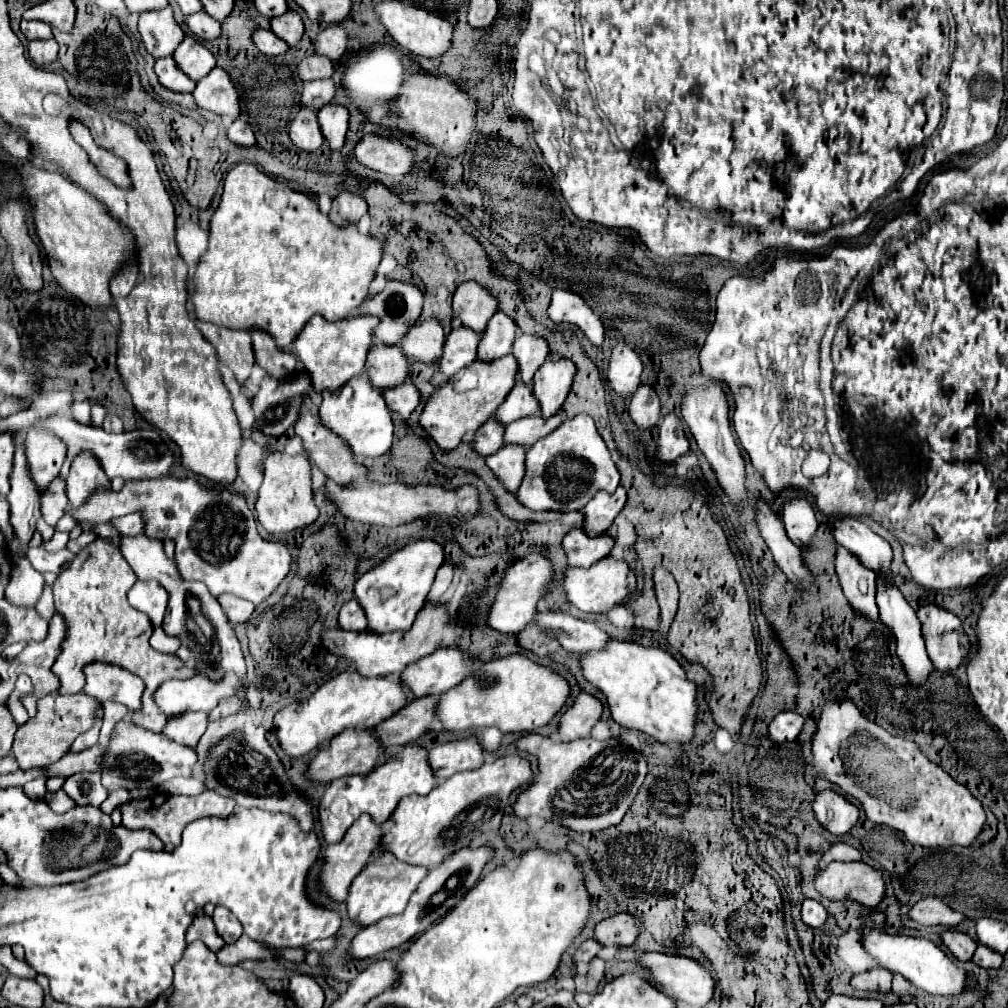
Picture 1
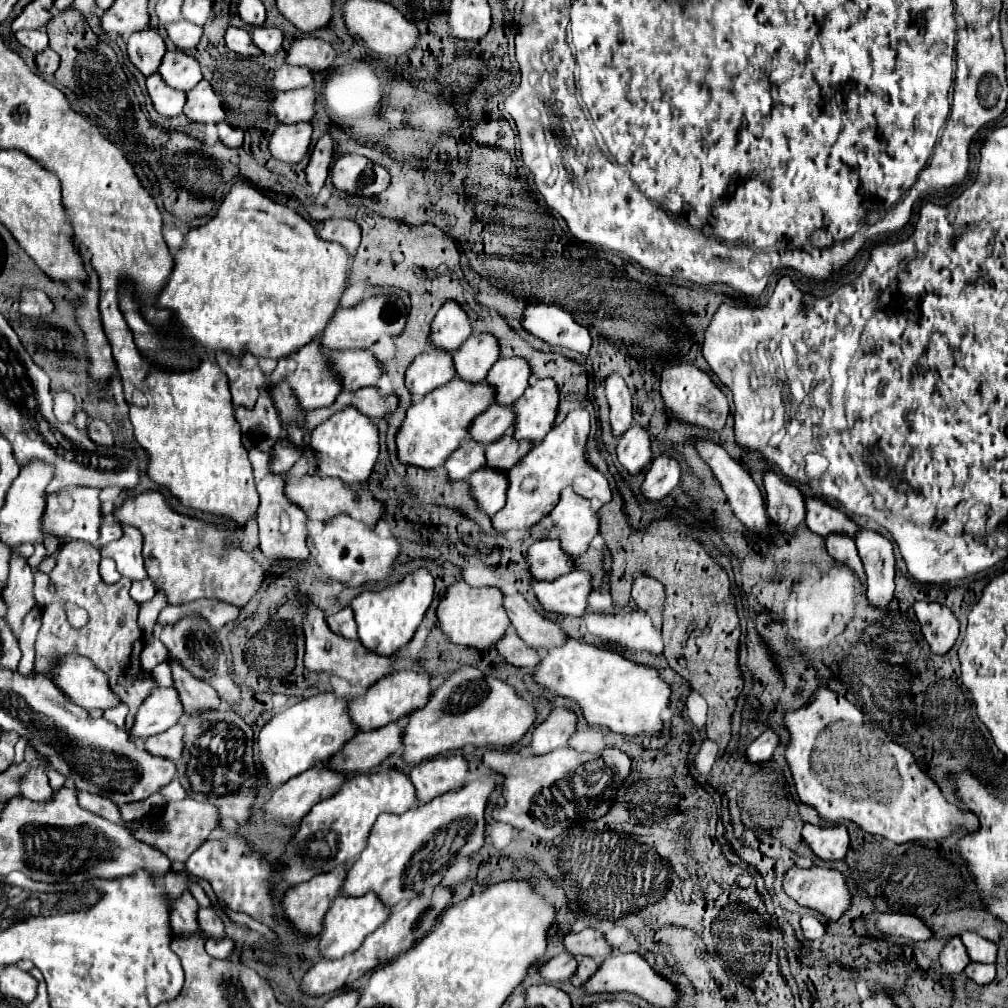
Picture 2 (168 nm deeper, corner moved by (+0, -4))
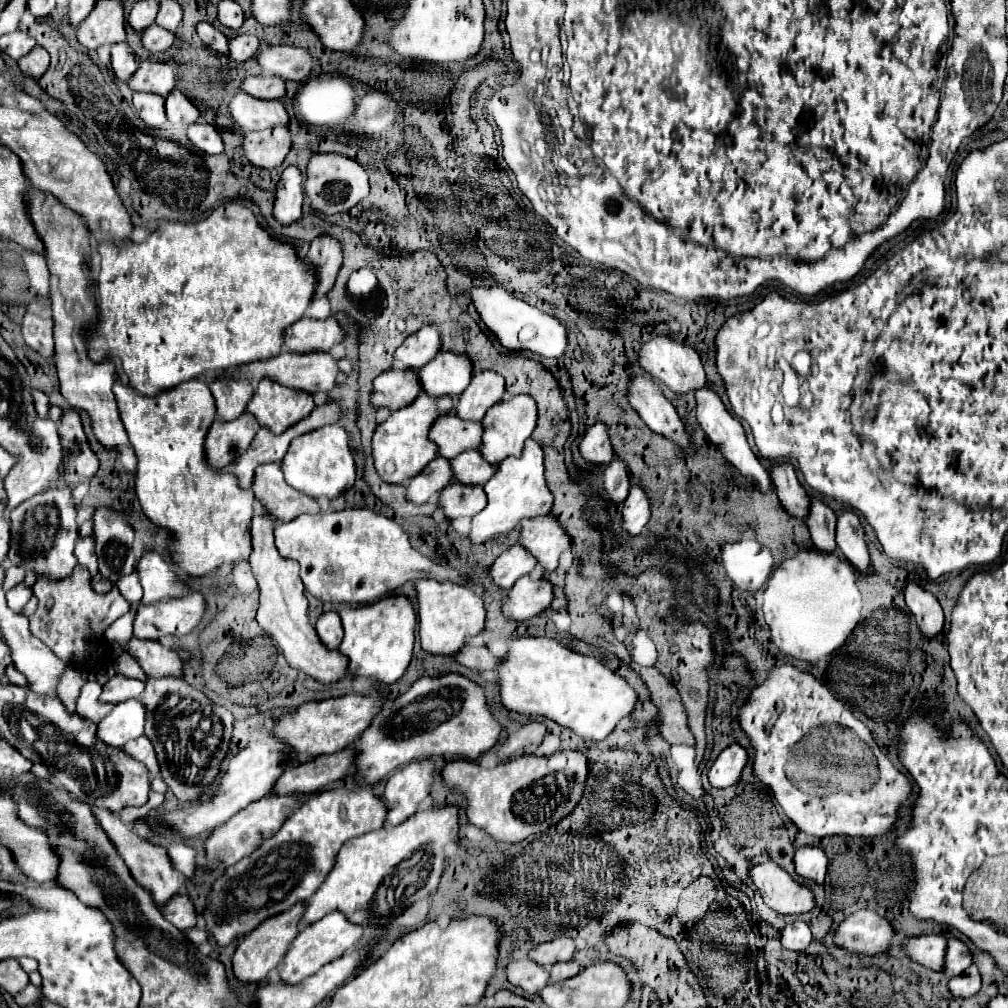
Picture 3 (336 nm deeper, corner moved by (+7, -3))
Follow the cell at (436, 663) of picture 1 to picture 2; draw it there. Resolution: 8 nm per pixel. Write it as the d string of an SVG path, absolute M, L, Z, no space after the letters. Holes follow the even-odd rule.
M397 671L389 677L383 677L375 685L371 685L365 695L353 699L353 703L349 707L351 717L359 725L359 731L377 729L391 721L399 721L407 713L413 713L415 709L421 709L423 705L427 705L429 697L433 693L431 681L433 681L433 677L427 671Z

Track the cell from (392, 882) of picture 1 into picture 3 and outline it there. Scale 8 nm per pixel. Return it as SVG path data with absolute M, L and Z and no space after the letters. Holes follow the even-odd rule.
M330 912L328 916L324 916L324 920L318 920L316 924L304 928L298 932L298 936L292 940L280 968L280 980L286 984L298 984L300 980L316 974L324 964L340 958L342 954L346 954L348 950L352 950L362 938L362 928L358 924L348 924L348 920L344 920L344 916L340 916L338 912Z

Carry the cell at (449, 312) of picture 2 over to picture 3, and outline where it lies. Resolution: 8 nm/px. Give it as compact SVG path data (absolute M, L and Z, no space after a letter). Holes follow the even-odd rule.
M424 326L416 334L408 336L394 352L394 358L404 364L406 370L420 370L428 360L440 352L440 334L436 326Z

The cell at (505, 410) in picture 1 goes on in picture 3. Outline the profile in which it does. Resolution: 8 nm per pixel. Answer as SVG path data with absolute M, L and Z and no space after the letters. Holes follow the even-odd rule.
M440 416L430 426L428 438L438 446L438 456L452 458L480 444L480 424L464 424L456 416Z

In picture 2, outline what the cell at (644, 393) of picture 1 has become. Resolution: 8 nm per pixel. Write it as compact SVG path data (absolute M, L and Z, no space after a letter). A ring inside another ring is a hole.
M633 423L617 443L617 459L627 473L637 475L651 463L651 439L647 427Z

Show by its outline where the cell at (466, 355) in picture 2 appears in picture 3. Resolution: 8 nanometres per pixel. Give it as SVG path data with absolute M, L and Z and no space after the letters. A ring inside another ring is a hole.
M438 352L418 372L420 388L432 398L440 396L460 396L472 378L472 362L468 356L458 356L450 352Z

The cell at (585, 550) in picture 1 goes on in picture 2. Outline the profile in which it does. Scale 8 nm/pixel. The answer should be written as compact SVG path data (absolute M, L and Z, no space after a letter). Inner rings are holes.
M541 539L531 545L527 553L527 563L535 579L555 581L575 569L575 561L561 547L559 539Z

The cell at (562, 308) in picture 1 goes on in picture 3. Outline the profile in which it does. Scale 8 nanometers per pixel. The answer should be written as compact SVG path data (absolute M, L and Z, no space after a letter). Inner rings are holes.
M474 286L466 290L470 296L472 306L476 308L478 316L486 324L486 328L498 338L498 342L508 348L510 352L524 352L530 350L544 358L560 358L568 346L566 342L566 328L550 314L526 304L524 300L508 294L502 286Z

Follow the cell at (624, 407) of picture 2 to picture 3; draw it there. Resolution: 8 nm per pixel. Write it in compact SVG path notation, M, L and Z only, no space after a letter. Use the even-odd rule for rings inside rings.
M602 422L588 428L588 432L584 434L578 448L580 448L580 456L586 460L586 464L590 464L594 468L606 468L614 458L608 430Z

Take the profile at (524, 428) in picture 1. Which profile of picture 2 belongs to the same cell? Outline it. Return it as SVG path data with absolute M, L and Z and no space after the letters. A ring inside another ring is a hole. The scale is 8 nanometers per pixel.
M503 435L501 439L497 439L495 443L491 443L487 447L489 447L487 465L489 467L499 467L501 471L507 471L507 469L515 467L523 459L523 455L529 453L533 443L517 439L513 435Z

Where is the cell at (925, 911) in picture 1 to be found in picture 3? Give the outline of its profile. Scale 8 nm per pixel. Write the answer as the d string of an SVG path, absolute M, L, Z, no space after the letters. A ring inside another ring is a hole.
M858 910L850 914L834 932L834 944L848 954L874 956L882 952L892 940L892 926L872 910Z

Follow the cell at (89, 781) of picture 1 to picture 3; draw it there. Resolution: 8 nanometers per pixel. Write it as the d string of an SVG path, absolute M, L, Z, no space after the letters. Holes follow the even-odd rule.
M92 808L92 812L96 812L96 816L98 816L102 828L106 830L108 838L110 838L110 840L114 842L114 846L118 848L118 852L120 852L120 856L124 858L126 866L130 868L134 880L136 880L140 886L144 886L146 890L150 890L152 896L154 896L154 900L156 900L158 904L164 904L164 900L170 900L172 896L176 896L176 892L182 892L182 890L184 890L186 876L180 874L178 870L174 870L172 860L170 860L166 848L162 848L162 846L158 846L158 844L152 844L150 840L140 838L140 836L134 834L116 814L112 814L112 812L108 812L108 810Z

